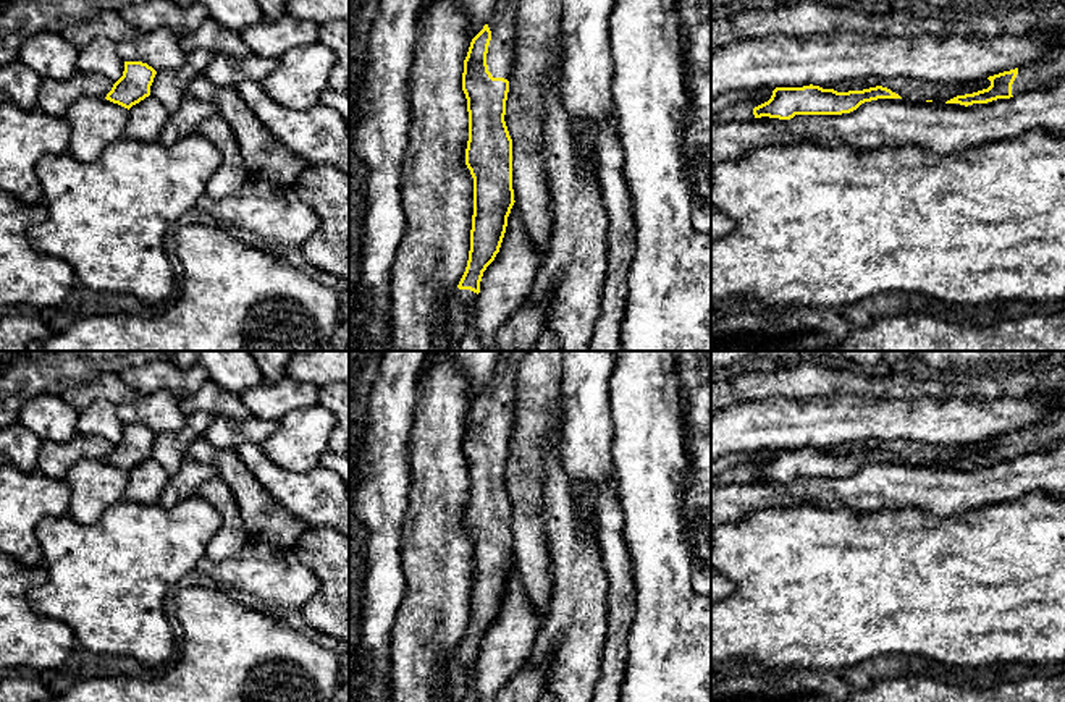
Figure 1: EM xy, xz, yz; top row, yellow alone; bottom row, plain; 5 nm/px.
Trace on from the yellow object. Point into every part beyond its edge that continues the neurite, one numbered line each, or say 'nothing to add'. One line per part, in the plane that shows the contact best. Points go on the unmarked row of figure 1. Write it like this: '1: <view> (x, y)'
1: xz (500, 421)
2: yz (1048, 434)
3: yz (740, 474)

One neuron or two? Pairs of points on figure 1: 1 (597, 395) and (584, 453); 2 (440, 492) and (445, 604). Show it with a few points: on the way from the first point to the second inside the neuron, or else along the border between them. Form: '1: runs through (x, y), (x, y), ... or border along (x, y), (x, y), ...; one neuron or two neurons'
1: runs through (587, 410), (587, 439); one neuron
2: runs through (440, 520), (440, 576); one neuron

